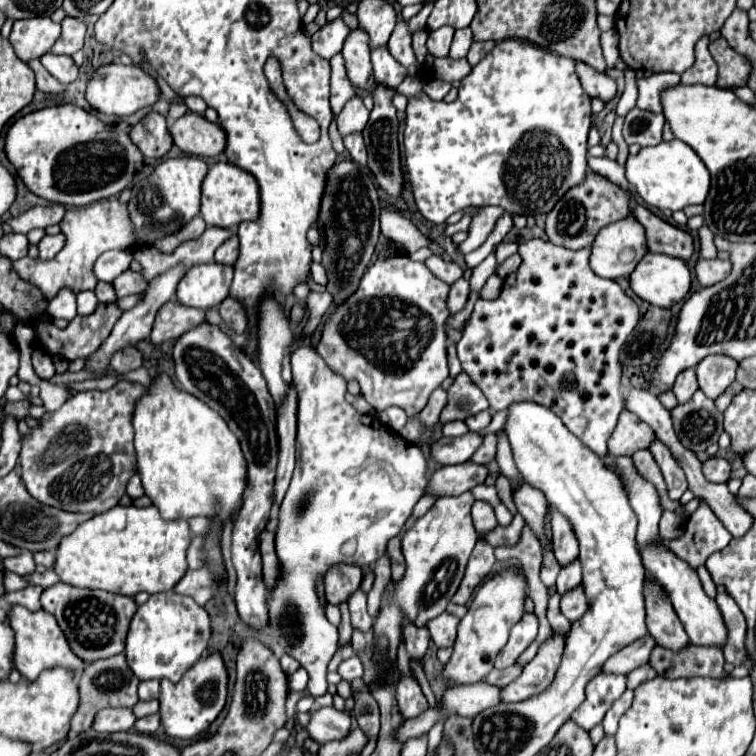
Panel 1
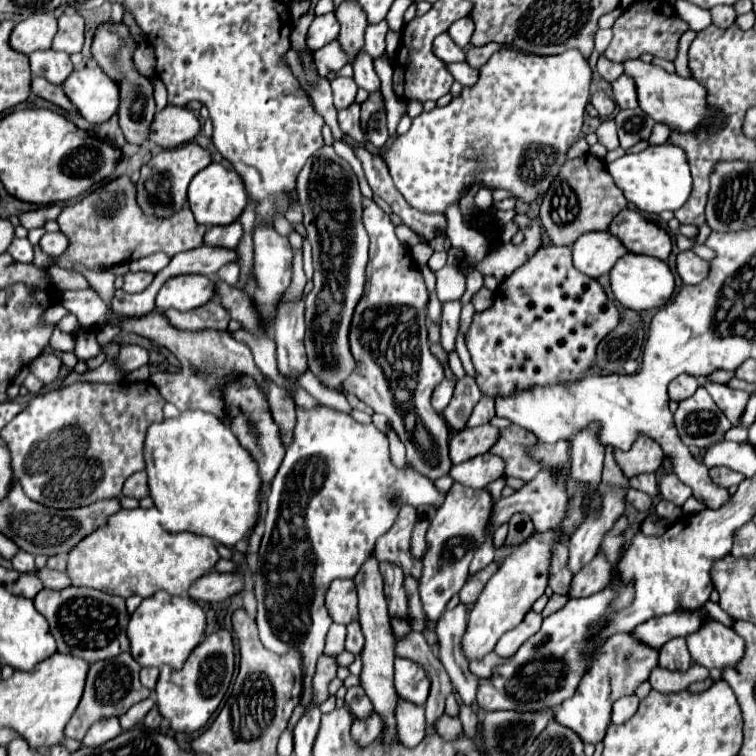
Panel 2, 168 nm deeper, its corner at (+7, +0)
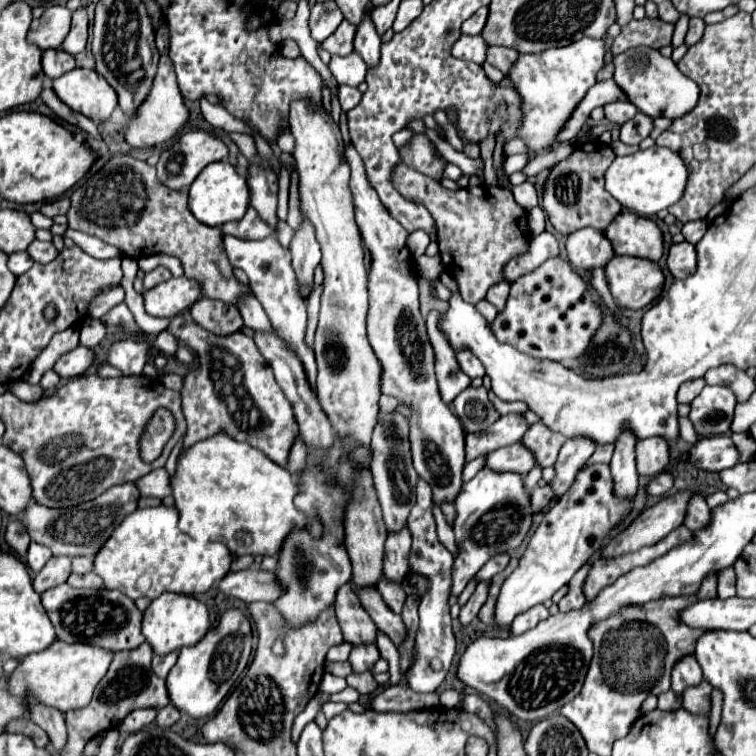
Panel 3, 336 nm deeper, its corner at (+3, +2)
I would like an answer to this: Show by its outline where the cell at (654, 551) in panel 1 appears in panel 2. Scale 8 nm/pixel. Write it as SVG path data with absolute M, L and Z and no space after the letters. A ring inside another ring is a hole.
M709 619L697 633L687 635L687 647L695 663L707 669L737 667L743 659L743 639L723 623Z

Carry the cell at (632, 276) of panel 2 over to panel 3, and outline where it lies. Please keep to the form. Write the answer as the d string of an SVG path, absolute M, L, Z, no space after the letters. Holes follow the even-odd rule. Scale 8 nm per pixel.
M615 255L607 267L605 277L615 305L621 309L643 309L653 303L665 285L661 267L641 257Z

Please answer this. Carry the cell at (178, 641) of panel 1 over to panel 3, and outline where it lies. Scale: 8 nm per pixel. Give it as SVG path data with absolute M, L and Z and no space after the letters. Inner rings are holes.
M161 593L151 605L143 611L143 627L141 633L145 641L151 645L153 653L169 655L179 651L181 647L195 645L211 627L207 607L191 595L177 595L177 593Z

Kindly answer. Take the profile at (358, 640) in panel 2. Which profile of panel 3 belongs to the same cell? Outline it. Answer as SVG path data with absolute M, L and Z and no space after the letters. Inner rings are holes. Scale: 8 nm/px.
M375 643L355 645L353 651L351 651L351 655L349 655L349 663L353 665L355 673L369 671L377 659L379 659L379 651L377 651Z

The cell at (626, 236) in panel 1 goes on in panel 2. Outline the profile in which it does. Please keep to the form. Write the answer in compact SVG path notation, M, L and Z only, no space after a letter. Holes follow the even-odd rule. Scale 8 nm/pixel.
M593 231L581 235L577 243L571 245L571 251L575 269L593 279L607 275L617 259L627 253L623 243L609 231Z

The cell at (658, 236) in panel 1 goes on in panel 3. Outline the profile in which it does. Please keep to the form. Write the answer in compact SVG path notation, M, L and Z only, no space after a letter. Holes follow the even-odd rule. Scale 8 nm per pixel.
M623 211L605 231L615 255L633 255L659 261L663 255L663 233L655 221Z

